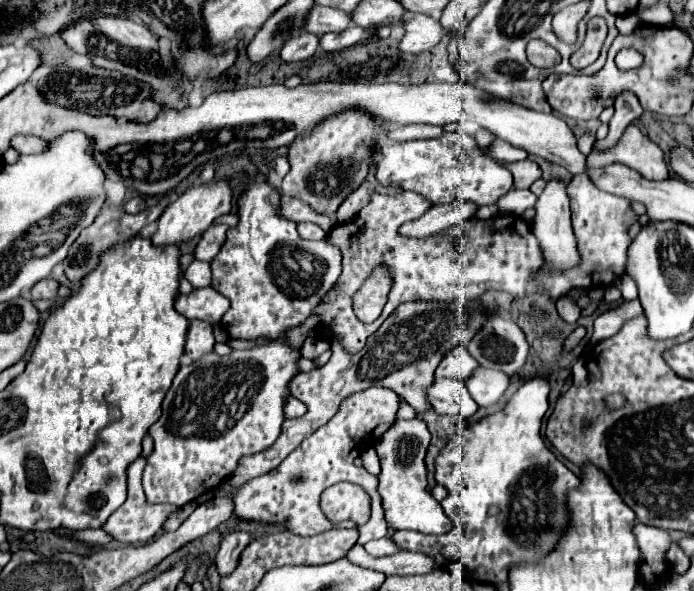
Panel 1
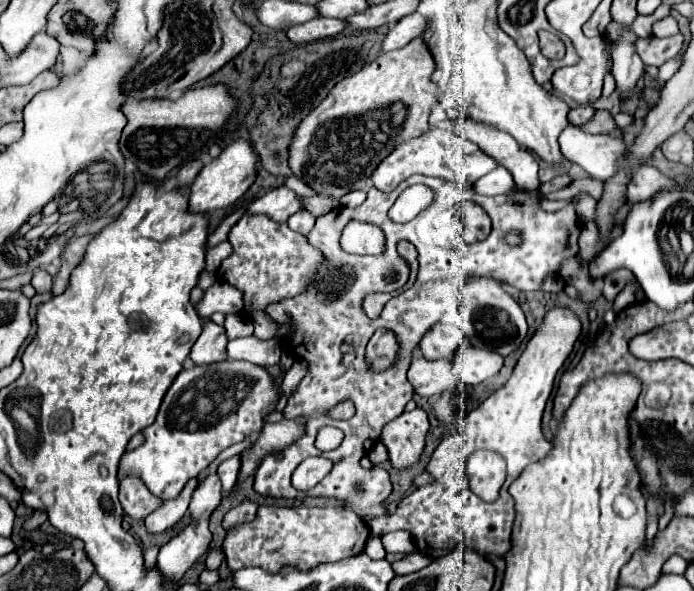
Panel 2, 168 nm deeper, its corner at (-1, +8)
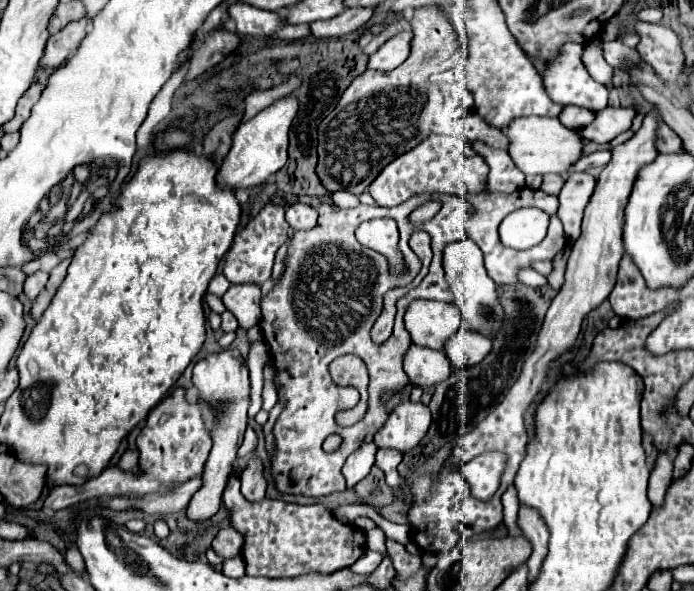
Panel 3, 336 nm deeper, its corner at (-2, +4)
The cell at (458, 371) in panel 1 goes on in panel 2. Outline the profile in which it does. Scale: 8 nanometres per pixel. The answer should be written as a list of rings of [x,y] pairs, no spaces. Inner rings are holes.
[[[435,324],[421,340],[421,350],[427,360],[453,360],[457,350],[467,344],[459,328],[449,324]]]

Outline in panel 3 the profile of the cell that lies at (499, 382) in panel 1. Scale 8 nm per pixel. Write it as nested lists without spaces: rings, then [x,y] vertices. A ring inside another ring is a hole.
[[[464,320],[460,330],[446,340],[444,352],[456,368],[464,368],[478,364],[486,356],[486,352],[490,352],[490,344],[492,342],[486,336],[474,332],[470,324]]]

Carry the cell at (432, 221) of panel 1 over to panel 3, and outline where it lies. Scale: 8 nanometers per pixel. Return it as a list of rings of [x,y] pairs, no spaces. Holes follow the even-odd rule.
[[[472,142],[472,148],[486,160],[490,166],[490,176],[488,176],[488,192],[504,192],[510,194],[518,188],[524,188],[524,174],[518,172],[516,164],[510,160],[506,150],[490,148],[480,142]]]

